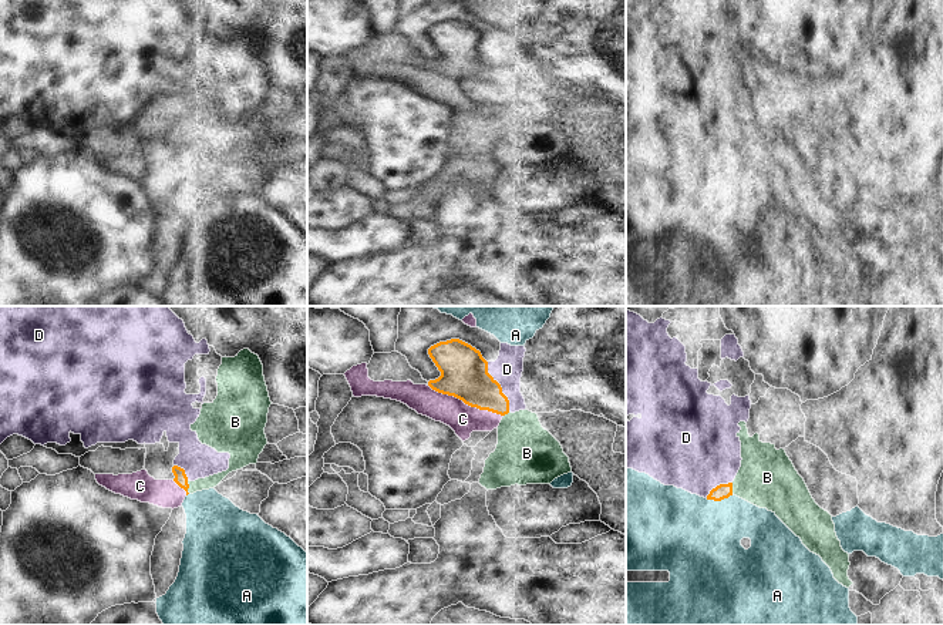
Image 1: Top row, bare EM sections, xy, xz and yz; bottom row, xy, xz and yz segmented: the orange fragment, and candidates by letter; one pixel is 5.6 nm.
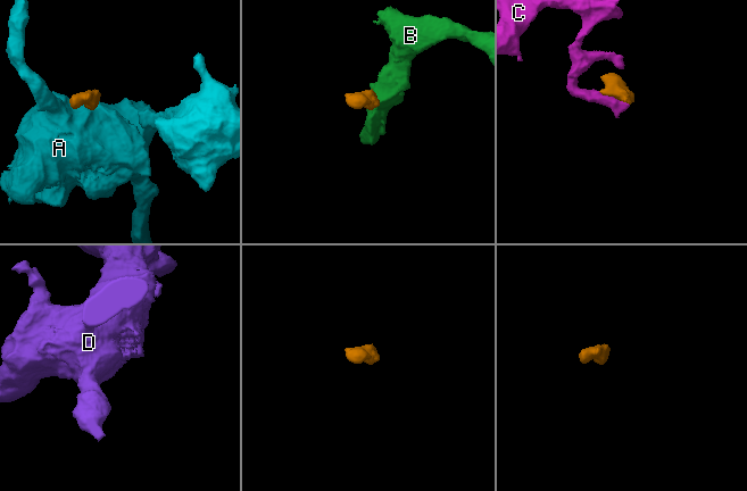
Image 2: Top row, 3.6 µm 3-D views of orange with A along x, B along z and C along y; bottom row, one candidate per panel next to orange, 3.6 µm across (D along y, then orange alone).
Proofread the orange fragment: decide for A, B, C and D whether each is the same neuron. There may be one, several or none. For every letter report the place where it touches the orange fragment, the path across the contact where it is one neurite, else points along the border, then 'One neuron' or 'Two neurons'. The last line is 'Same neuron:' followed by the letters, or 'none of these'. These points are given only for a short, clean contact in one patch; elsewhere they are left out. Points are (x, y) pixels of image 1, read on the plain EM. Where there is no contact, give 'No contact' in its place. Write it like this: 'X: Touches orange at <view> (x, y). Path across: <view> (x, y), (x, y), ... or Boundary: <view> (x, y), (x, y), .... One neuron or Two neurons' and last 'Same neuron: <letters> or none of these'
A: Touches orange at yz (718, 181). Boundary: yz (733, 175), (720, 181), (706, 180). Two neurons
B: Touches orange at xy (188, 168). Boundary: xy (187, 161), (189, 174). Two neurons
C: Touches orange at xz (465, 84). Boundary: xz (428, 66), (471, 87), (502, 97). Two neurons
D: Touches orange at xz (499, 67). Two neurons
Same neuron: none of these.

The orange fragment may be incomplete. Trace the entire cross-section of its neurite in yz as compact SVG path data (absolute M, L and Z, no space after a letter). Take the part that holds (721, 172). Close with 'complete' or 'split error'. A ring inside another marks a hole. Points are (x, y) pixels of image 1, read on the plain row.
M732 164L720 165L713 169L707 177L707 181L721 182L724 179L728 179L730 177L732 177Z; complete

